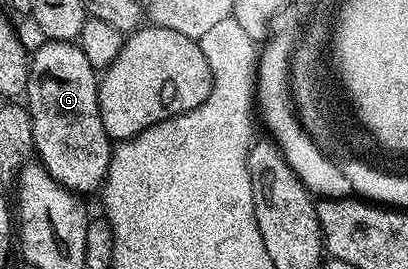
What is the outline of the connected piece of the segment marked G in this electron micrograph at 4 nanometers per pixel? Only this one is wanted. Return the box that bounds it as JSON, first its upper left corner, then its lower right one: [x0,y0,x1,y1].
[27,39,114,197]

